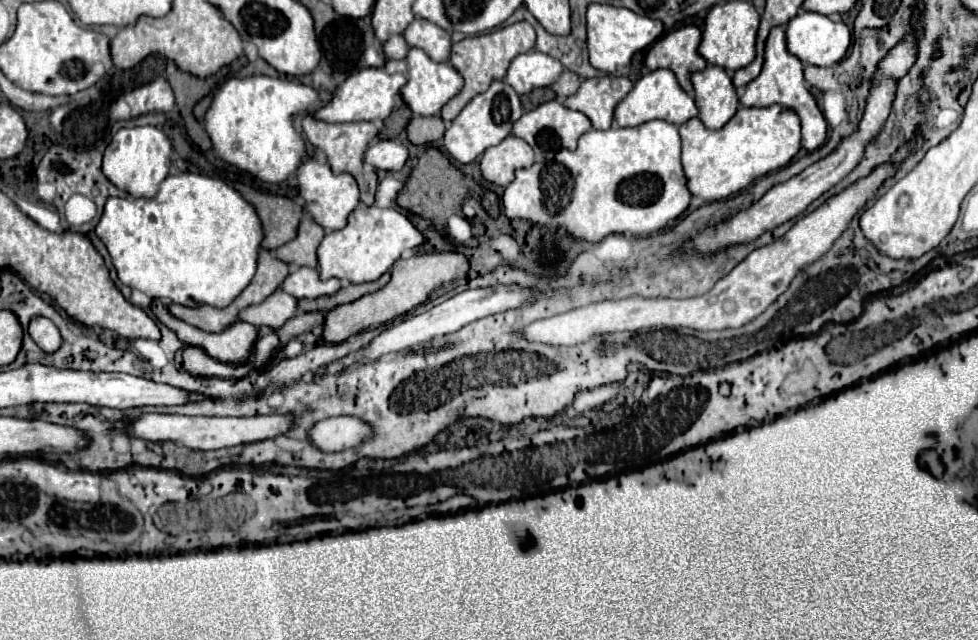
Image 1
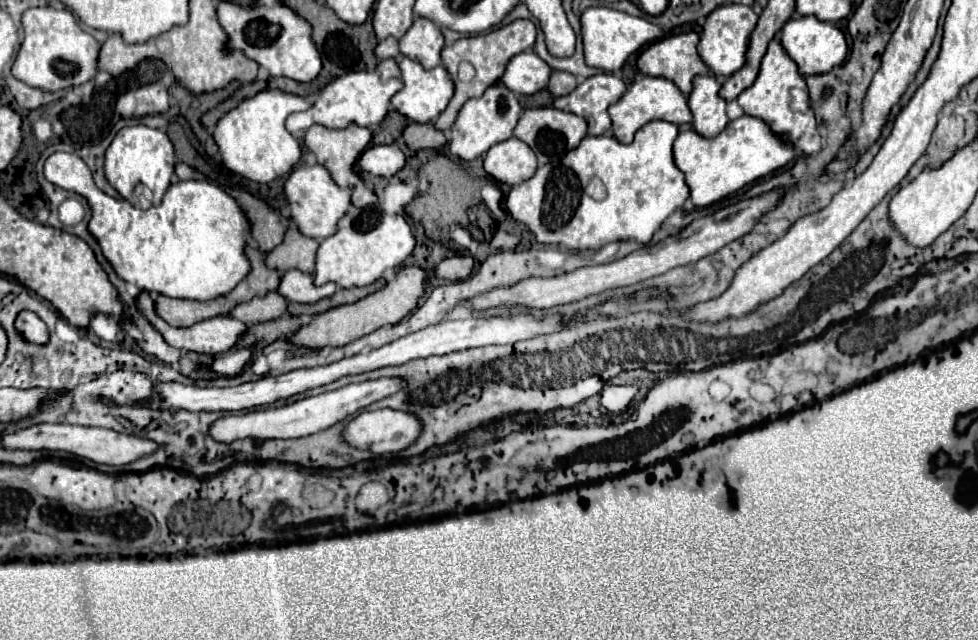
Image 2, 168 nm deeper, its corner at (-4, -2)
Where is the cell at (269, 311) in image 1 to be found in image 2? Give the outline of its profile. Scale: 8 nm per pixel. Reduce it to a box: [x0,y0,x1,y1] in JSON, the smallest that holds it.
[229,292,287,324]

